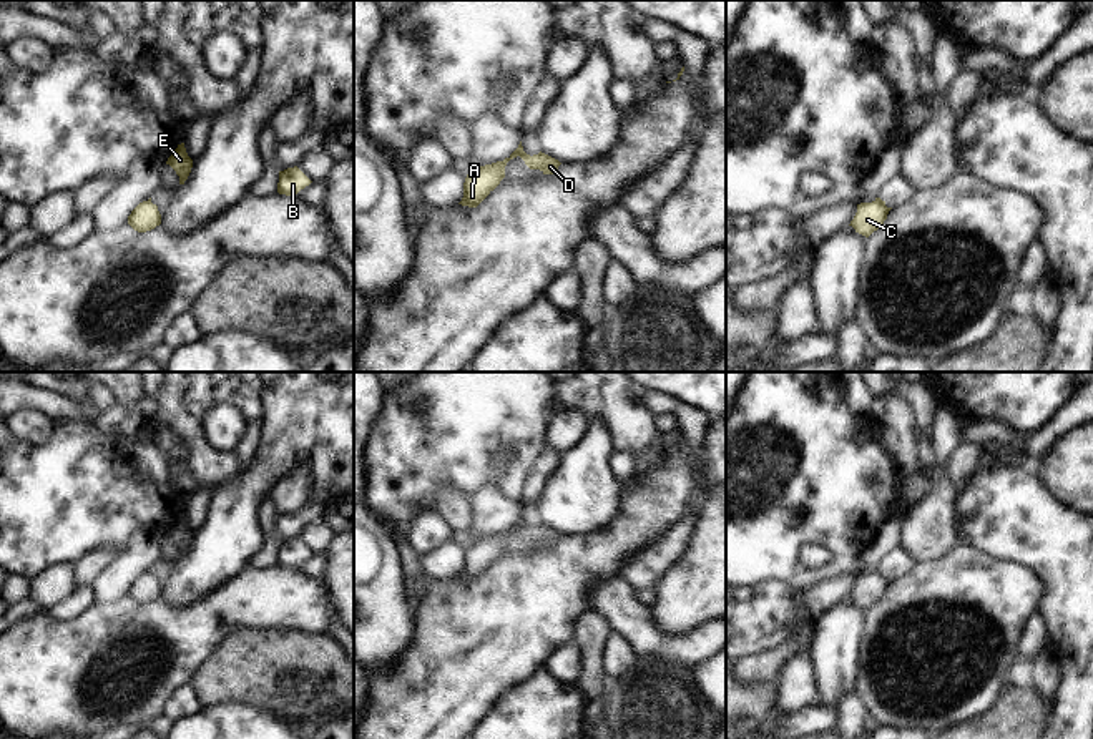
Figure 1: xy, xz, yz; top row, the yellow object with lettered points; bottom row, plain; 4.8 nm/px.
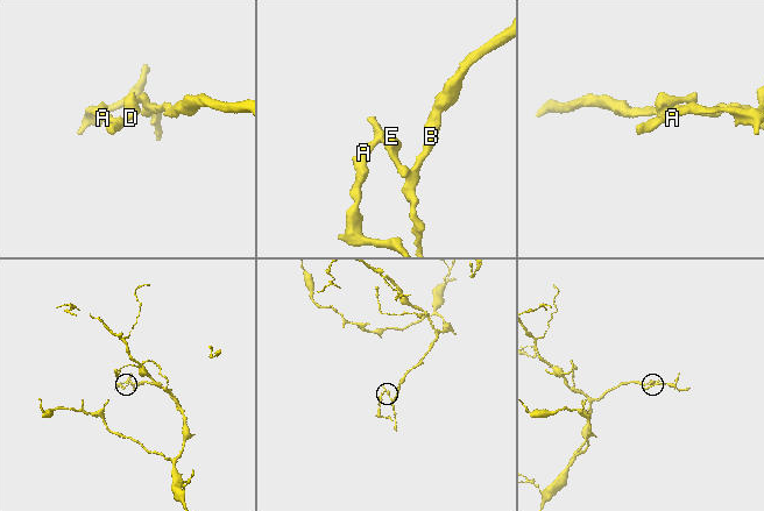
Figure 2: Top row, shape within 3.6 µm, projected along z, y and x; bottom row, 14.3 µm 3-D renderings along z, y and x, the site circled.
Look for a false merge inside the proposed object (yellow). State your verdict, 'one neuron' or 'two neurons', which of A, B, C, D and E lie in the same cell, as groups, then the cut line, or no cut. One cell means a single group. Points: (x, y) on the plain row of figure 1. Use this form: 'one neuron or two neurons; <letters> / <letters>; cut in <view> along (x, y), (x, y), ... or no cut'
two neurons; A C / B D E; cut in xz along (524, 523), (519, 527)

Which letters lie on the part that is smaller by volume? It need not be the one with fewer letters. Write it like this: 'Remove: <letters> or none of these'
Remove: A, C

